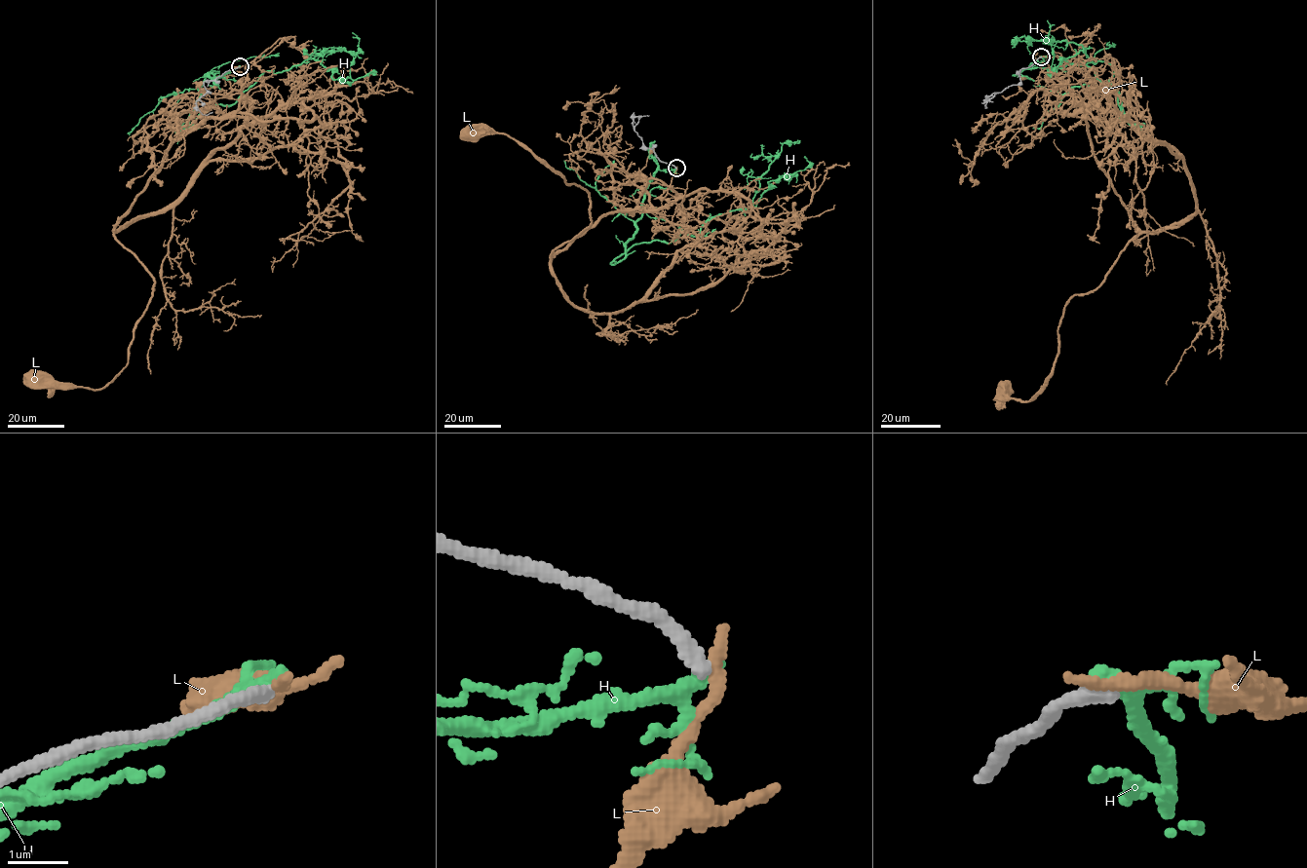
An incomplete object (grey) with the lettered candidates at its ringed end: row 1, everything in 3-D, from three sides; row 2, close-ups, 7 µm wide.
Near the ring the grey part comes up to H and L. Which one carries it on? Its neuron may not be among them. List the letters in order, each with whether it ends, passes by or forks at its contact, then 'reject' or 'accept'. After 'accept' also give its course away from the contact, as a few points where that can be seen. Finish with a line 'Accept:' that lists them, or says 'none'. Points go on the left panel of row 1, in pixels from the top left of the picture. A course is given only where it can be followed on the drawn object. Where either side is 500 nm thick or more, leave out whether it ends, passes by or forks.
H: it forks | reject
L: it ends | reject
Accept: none

